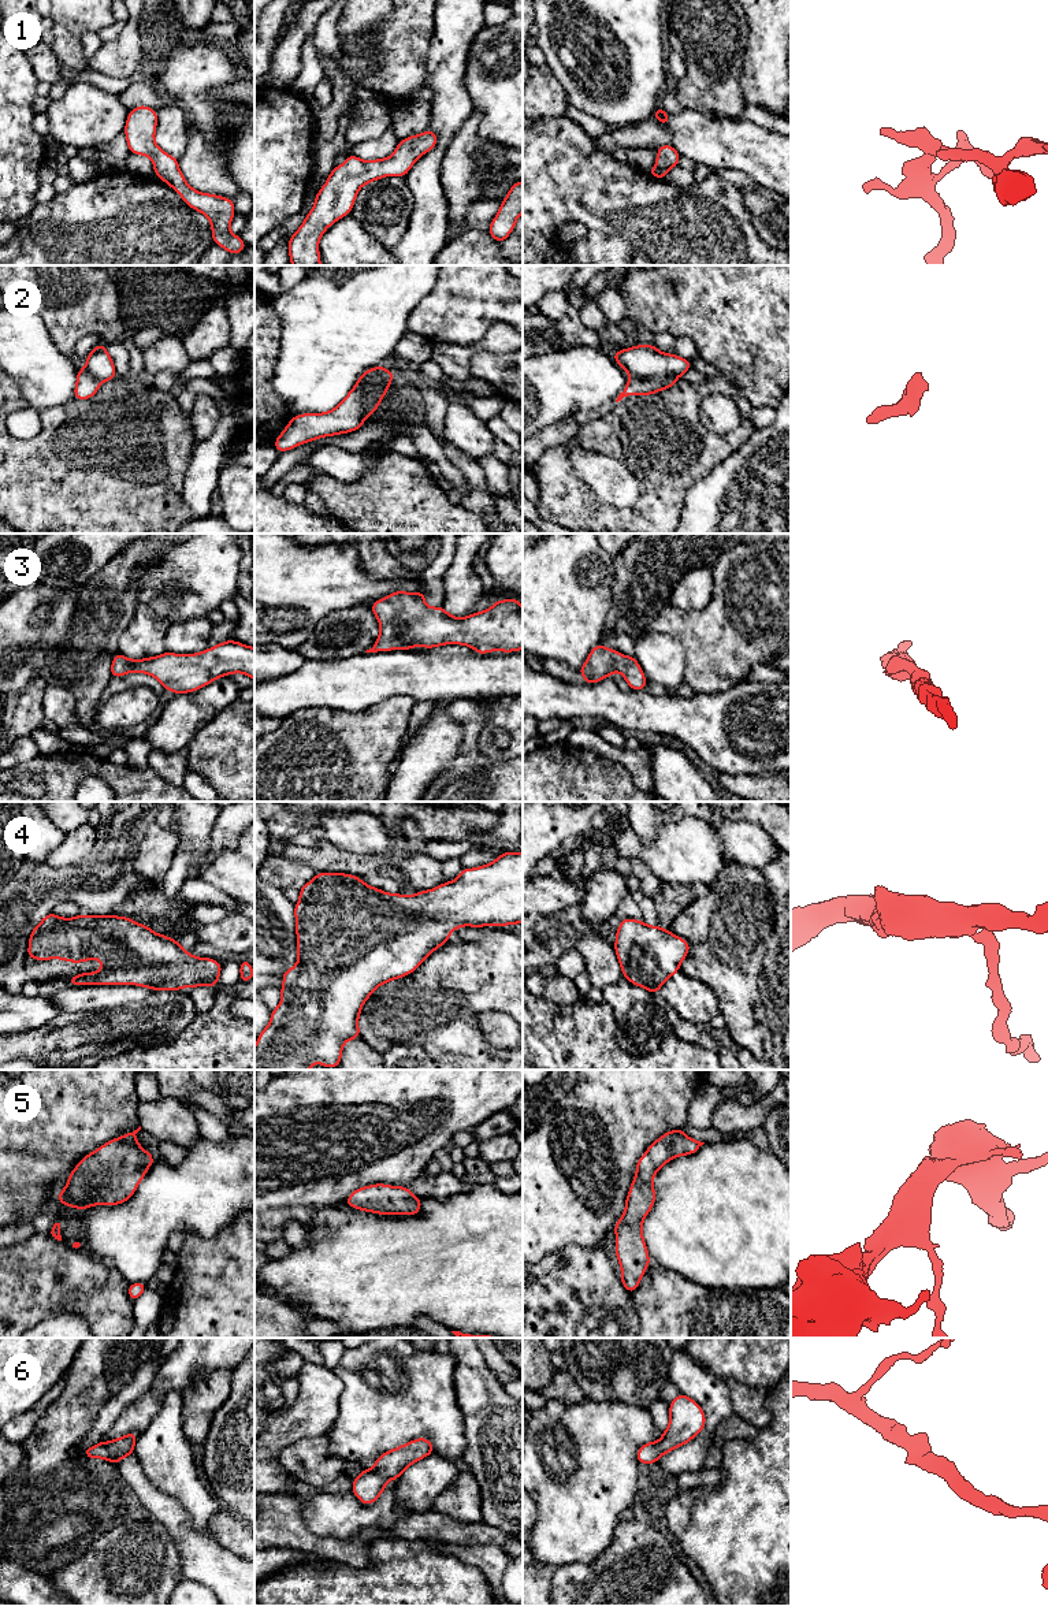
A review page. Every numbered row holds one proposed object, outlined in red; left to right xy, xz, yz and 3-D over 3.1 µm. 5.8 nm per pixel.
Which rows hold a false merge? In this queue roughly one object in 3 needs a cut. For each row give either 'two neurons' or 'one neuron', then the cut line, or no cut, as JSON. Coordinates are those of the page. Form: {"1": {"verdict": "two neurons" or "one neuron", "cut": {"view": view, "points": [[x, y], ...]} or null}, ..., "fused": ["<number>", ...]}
{"1": {"verdict": "one neuron", "cut": null}, "2": {"verdict": "two neurons", "cut": {"view": "xz", "points": [[372, 370], [364, 389], [365, 416]]}}, "3": {"verdict": "one neuron", "cut": null}, "4": {"verdict": "one neuron", "cut": null}, "5": {"verdict": "one neuron", "cut": null}, "6": {"verdict": "one neuron", "cut": null}, "fused": ["2"]}

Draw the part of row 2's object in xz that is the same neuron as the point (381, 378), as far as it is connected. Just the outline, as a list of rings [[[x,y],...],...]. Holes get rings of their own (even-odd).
[[[380,365],[372,368],[372,373],[364,389],[364,402],[368,410],[367,417],[378,409],[393,379],[394,373],[390,369]]]

